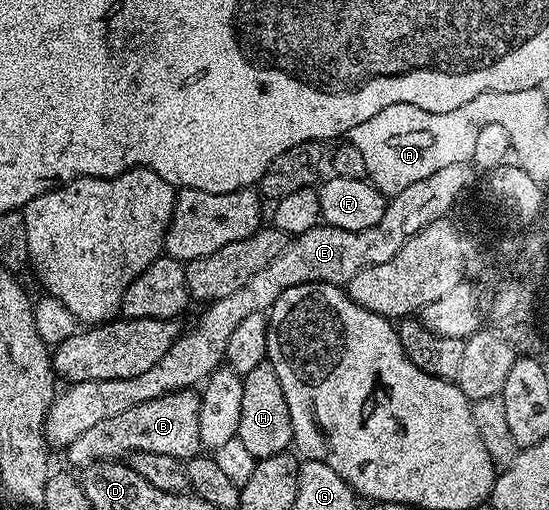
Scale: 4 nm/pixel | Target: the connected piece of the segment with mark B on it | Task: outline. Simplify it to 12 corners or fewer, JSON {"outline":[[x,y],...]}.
{"outline":[[200,394],[109,415],[66,446],[71,465],[201,449]]}

